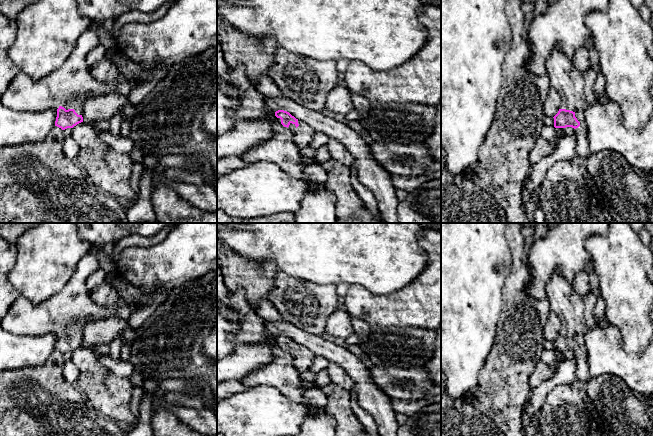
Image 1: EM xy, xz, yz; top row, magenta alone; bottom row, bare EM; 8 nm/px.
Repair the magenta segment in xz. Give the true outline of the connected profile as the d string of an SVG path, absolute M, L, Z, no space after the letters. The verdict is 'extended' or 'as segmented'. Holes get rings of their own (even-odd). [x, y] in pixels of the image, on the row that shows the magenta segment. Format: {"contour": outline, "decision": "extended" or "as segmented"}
{"contour": "M284 110L274 112L266 120L238 120L228 133L217 137L217 161L231 156L239 157L270 139L274 123L287 127L299 148L309 146L315 135L313 128Z", "decision": "extended"}

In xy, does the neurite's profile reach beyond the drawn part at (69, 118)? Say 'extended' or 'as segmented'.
extended

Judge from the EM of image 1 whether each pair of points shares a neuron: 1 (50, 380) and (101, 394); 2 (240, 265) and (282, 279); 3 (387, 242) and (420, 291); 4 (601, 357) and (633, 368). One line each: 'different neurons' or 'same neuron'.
1: different neurons
2: different neurons
3: different neurons
4: same neuron

